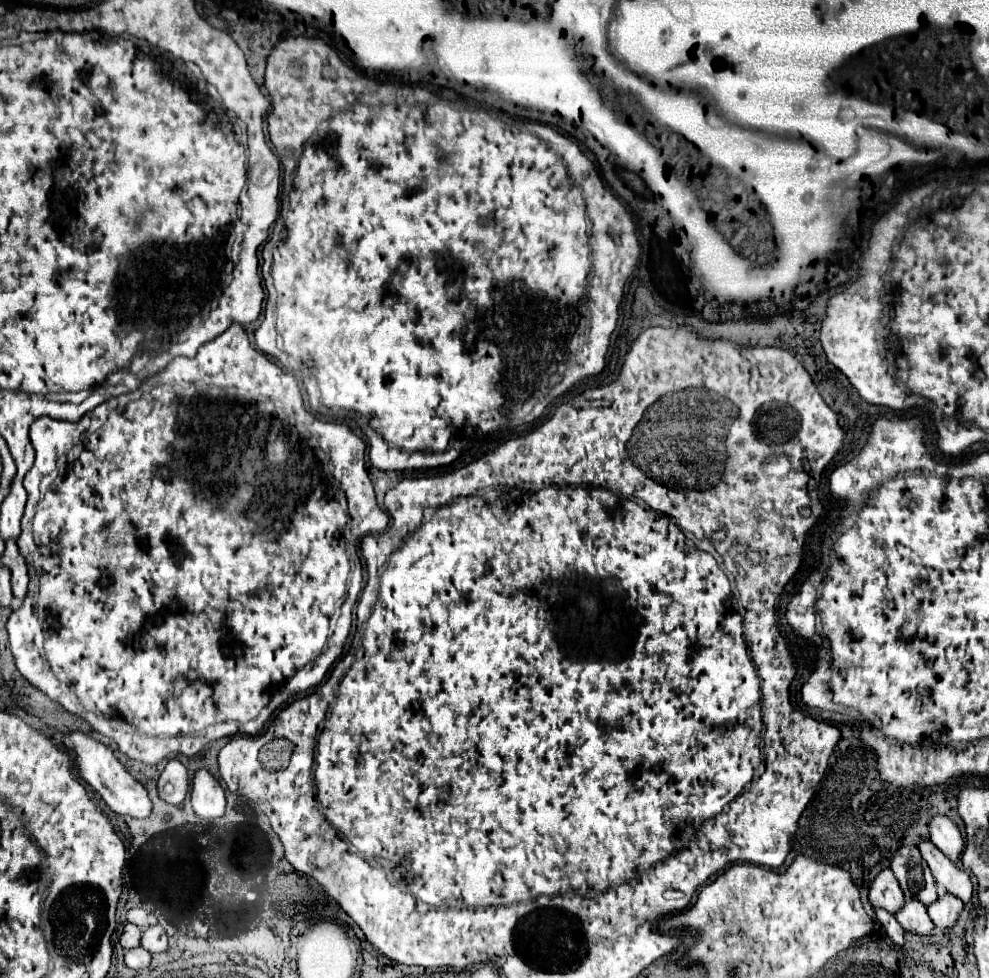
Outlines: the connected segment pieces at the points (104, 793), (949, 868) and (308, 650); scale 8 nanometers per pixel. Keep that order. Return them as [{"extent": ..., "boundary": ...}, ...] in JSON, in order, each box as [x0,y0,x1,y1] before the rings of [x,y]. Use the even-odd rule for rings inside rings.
[{"extent":[64,732,152,818],"boundary":[[[82,732],[66,734],[64,744],[74,750],[76,764],[80,768],[82,778],[102,796],[102,800],[108,804],[108,808],[112,812],[126,814],[126,816],[132,816],[132,818],[148,818],[150,816],[152,802],[148,798],[146,788],[126,772],[126,768],[116,760],[116,756],[112,754],[112,750],[108,746],[104,746],[104,744],[92,740],[92,738],[88,738]]]},{"extent":[918,840,972,904],"boundary":[[[924,840],[918,844],[918,850],[922,858],[928,862],[934,880],[944,886],[944,890],[956,898],[960,898],[964,904],[972,898],[972,882],[966,870],[960,870],[954,862],[950,862],[930,840]]]},{"extent":[8,324,388,764],"boundary":[[[232,324],[224,334],[220,334],[212,342],[198,346],[194,356],[174,356],[174,358],[170,361],[168,368],[165,368],[166,366],[162,368],[162,372],[140,382],[138,386],[128,386],[128,390],[124,390],[122,394],[136,390],[140,386],[136,390],[138,396],[126,394],[126,396],[116,398],[118,402],[126,402],[126,404],[110,410],[104,424],[92,434],[88,432],[88,424],[90,424],[88,416],[84,416],[78,422],[40,416],[30,426],[30,442],[36,452],[36,460],[34,460],[32,470],[24,476],[24,488],[28,492],[28,502],[26,502],[26,512],[22,516],[22,534],[18,538],[18,548],[20,548],[20,554],[26,558],[28,572],[30,572],[32,580],[30,580],[30,594],[26,596],[22,608],[14,610],[8,620],[10,650],[14,654],[16,668],[20,670],[20,674],[34,688],[44,692],[50,700],[62,704],[68,712],[84,718],[96,732],[114,740],[122,754],[126,754],[132,760],[144,762],[144,764],[158,764],[160,760],[164,760],[170,754],[184,754],[184,756],[198,754],[204,748],[204,744],[210,740],[210,734],[204,732],[204,726],[232,720],[232,722],[244,722],[244,726],[248,726],[248,722],[252,722],[252,726],[262,728],[264,722],[276,710],[280,710],[292,696],[296,696],[296,694],[316,686],[320,680],[324,680],[328,668],[332,666],[332,658],[338,658],[342,654],[342,646],[344,646],[351,629],[353,609],[363,588],[362,565],[359,557],[352,556],[352,552],[356,554],[356,544],[360,538],[364,538],[368,534],[378,534],[388,526],[386,512],[382,512],[376,506],[374,488],[372,488],[372,482],[370,482],[365,468],[366,444],[362,442],[362,438],[356,436],[356,432],[348,424],[332,423],[320,415],[308,412],[302,404],[296,378],[292,374],[284,372],[278,364],[270,362],[262,352],[252,348],[246,332],[242,334],[242,330],[238,330],[238,324]],[[284,410],[288,410],[288,458],[284,458]],[[60,456],[64,456],[58,462],[60,474],[54,480],[54,484],[50,486],[50,490],[44,494],[44,500],[39,502],[41,493],[38,492],[38,486],[40,486],[42,478],[46,474],[50,474],[46,470],[56,468],[56,460]],[[216,590],[228,592],[228,602],[226,602],[228,608],[224,606],[224,610],[222,610],[212,604],[212,594]]]}]

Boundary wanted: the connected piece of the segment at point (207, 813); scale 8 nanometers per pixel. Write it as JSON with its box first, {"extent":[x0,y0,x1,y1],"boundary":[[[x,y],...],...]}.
{"extent":[192,770,226,820],"boundary":[[[198,770],[194,774],[192,808],[204,820],[214,820],[224,814],[226,808],[224,790],[208,770]]]}

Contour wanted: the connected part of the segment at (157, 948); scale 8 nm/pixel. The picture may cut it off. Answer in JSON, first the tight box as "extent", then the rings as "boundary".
{"extent":[142,924,168,954],"boundary":[[[160,924],[150,926],[148,930],[144,930],[144,934],[142,934],[142,948],[148,950],[150,954],[164,952],[168,948],[168,936],[166,936],[166,932],[164,932],[164,928]]]}

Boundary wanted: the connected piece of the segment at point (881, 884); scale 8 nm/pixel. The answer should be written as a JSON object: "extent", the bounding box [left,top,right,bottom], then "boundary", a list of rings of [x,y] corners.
{"extent":[868,868,904,914],"boundary":[[[884,868],[876,876],[876,880],[870,884],[868,902],[874,910],[884,908],[890,914],[896,914],[904,906],[904,894],[902,894],[902,890],[900,890],[890,868]]]}

